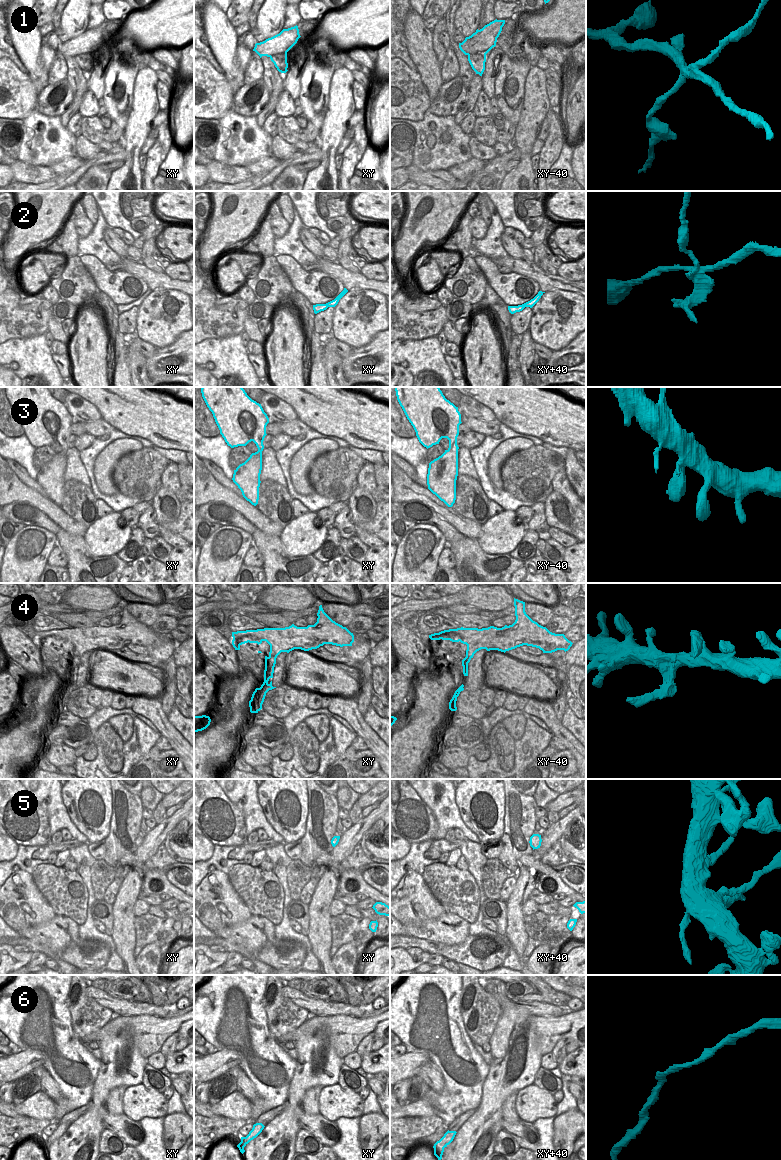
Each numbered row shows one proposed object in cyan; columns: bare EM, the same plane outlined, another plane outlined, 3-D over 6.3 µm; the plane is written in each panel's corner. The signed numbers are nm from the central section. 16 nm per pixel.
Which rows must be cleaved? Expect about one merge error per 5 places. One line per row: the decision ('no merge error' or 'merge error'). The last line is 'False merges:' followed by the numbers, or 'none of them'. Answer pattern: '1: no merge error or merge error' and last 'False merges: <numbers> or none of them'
1: merge error
2: no merge error
3: no merge error
4: merge error
5: no merge error
6: no merge error
False merges: 1, 4

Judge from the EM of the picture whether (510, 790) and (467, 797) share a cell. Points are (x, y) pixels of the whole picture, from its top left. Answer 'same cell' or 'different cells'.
different cells

